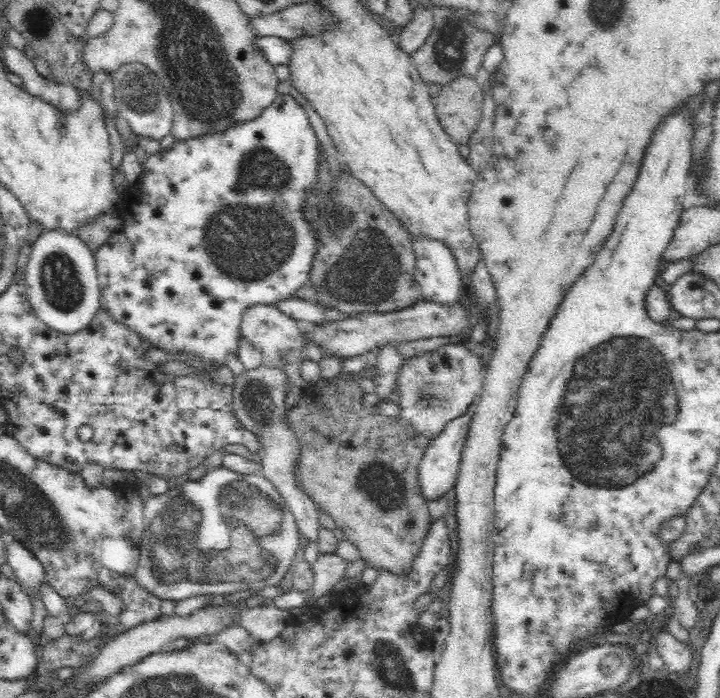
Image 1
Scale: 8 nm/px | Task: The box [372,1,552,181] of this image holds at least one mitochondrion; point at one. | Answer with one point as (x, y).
(450, 45)

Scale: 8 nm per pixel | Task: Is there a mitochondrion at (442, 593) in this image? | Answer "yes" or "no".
no

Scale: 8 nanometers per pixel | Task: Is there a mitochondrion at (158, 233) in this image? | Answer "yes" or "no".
no

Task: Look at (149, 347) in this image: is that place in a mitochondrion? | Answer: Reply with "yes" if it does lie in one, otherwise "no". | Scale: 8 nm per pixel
no

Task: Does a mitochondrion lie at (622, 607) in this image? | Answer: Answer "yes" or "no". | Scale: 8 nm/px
no

